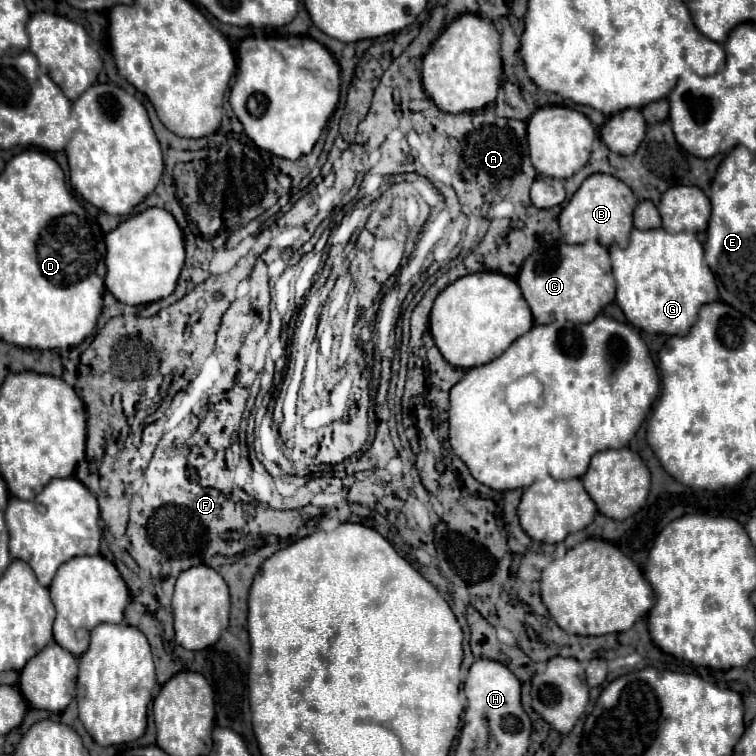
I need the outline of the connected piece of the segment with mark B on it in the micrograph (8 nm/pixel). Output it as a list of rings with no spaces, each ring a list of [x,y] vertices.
[[[608,174],[590,176],[588,180],[584,180],[584,184],[578,188],[578,192],[572,196],[572,200],[566,204],[566,208],[560,214],[562,242],[584,244],[590,242],[592,238],[598,238],[602,246],[622,244],[622,248],[626,248],[636,204],[638,204],[636,196],[622,180]]]

